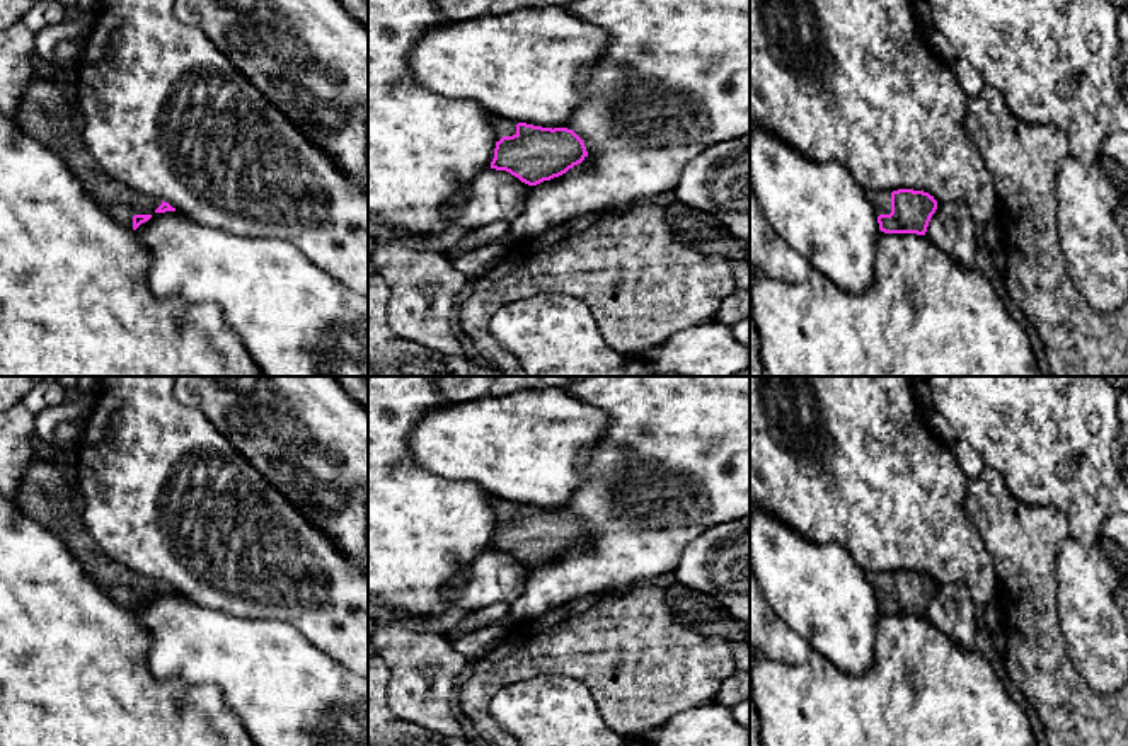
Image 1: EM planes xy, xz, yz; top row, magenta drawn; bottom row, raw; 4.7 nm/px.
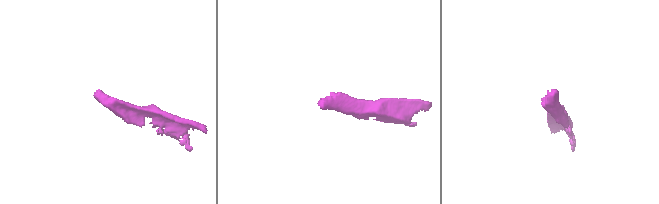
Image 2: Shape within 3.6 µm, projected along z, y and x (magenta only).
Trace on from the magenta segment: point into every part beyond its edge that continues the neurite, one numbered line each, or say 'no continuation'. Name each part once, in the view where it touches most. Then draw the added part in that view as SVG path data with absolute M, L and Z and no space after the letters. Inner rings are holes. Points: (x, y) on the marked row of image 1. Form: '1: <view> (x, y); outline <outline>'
1: yz (881, 200); outline M867 191L876 216L891 213L891 191Z

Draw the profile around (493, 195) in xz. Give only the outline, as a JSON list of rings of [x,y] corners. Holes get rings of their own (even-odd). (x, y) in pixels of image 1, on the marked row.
[[[487,169],[477,174],[445,206],[450,225],[477,230],[494,221],[511,223],[523,213],[530,186],[506,170]]]

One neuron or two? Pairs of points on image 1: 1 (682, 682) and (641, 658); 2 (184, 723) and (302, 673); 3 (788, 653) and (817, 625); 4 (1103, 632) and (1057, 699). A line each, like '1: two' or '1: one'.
1: one
2: two
3: two
4: two

